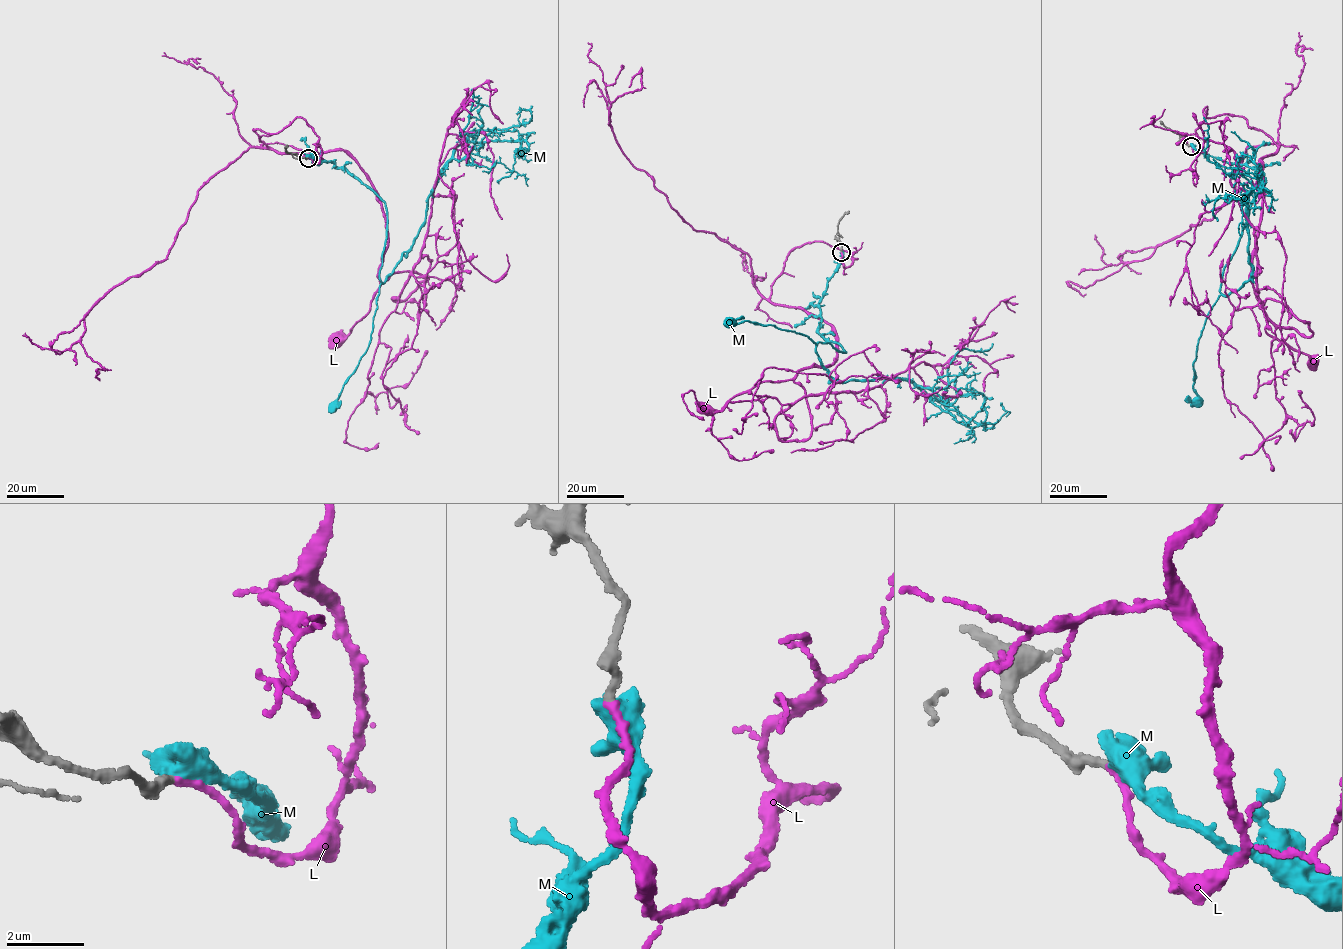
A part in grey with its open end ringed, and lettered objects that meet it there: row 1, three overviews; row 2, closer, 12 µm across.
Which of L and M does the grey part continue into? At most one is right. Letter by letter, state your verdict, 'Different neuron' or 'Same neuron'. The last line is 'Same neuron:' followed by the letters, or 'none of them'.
L: Same neuron
M: Different neuron
Same neuron: L

